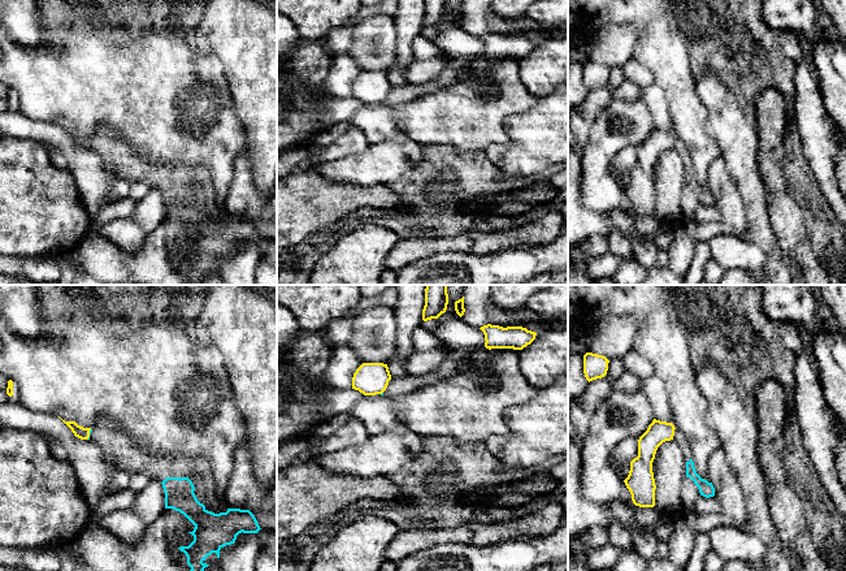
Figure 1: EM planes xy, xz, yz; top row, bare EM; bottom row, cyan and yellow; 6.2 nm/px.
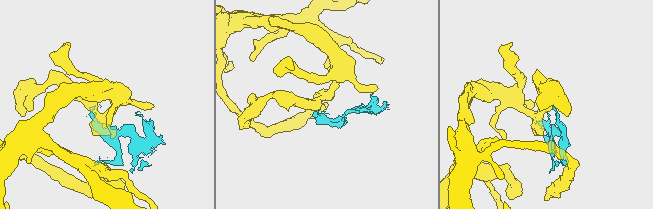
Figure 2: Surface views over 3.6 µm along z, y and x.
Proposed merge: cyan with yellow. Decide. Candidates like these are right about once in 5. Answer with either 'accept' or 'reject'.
reject

